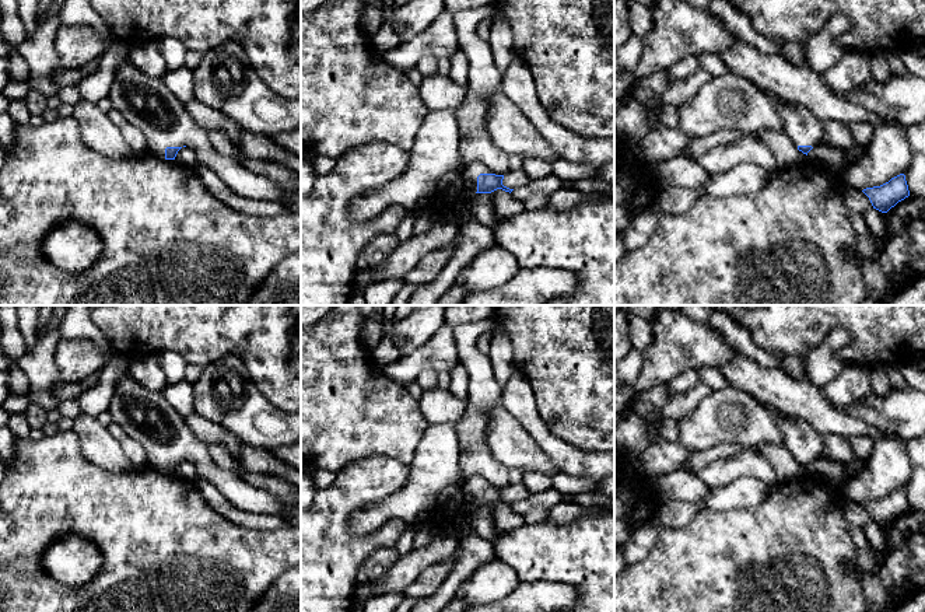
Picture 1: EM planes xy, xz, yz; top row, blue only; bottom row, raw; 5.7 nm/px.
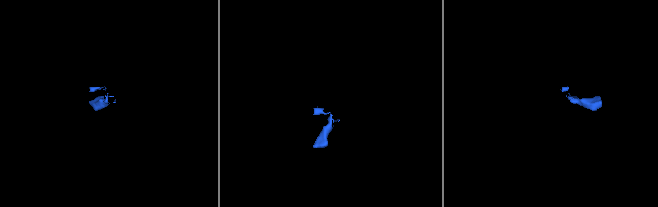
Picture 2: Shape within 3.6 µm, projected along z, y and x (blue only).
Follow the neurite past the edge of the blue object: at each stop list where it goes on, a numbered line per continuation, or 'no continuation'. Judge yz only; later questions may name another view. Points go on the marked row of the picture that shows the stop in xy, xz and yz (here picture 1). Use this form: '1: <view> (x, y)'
1: yz (801, 125)

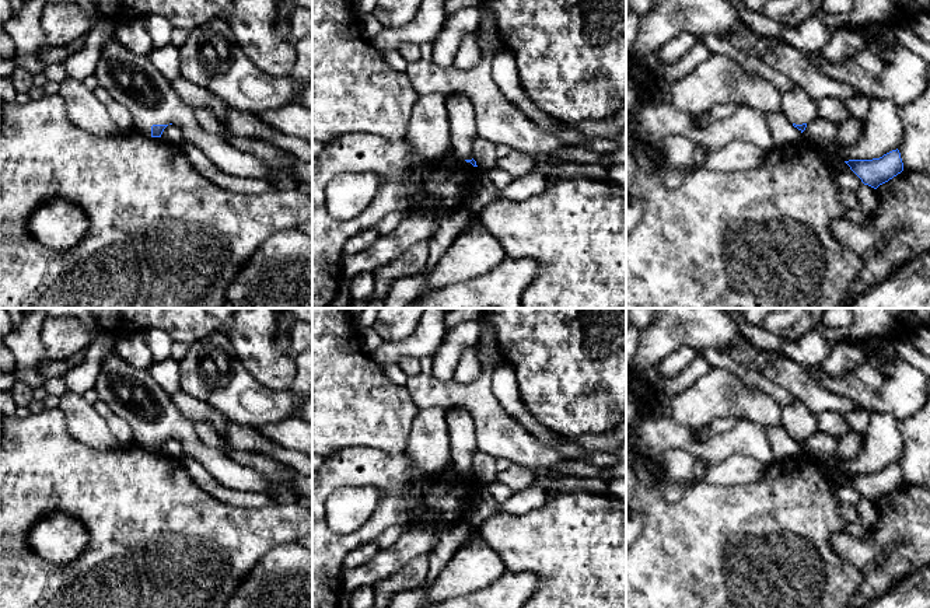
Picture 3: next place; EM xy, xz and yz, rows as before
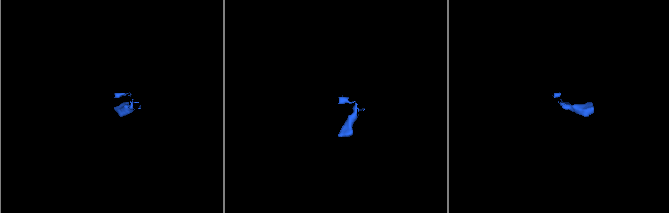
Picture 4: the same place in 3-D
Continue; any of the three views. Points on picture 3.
1: xy (132, 80)

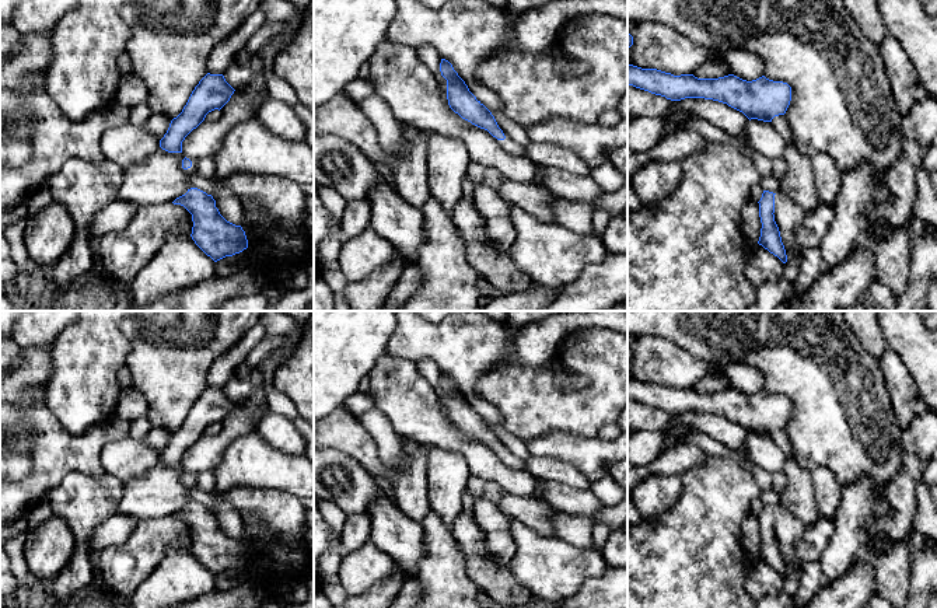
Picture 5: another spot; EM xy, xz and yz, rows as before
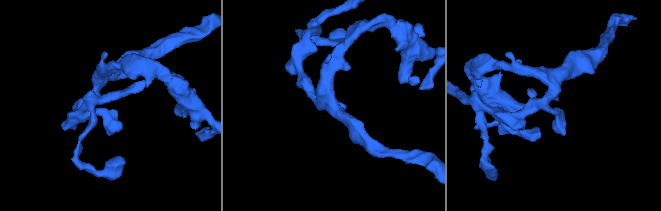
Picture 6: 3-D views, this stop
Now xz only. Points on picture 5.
1: xz (513, 147)

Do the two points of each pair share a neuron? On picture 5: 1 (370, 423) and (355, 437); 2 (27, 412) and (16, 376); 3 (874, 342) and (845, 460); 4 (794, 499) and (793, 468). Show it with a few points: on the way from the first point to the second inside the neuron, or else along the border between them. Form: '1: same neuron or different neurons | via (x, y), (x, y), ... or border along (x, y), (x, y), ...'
1: different neurons | border along (356, 416), (373, 439), (380, 457)
2: different neurons | border along (41, 390), (28, 388), (27, 399), (14, 404)
3: different neurons | border along (852, 328), (857, 341), (878, 362)
4: same neuron | via (794, 492), (794, 475)

